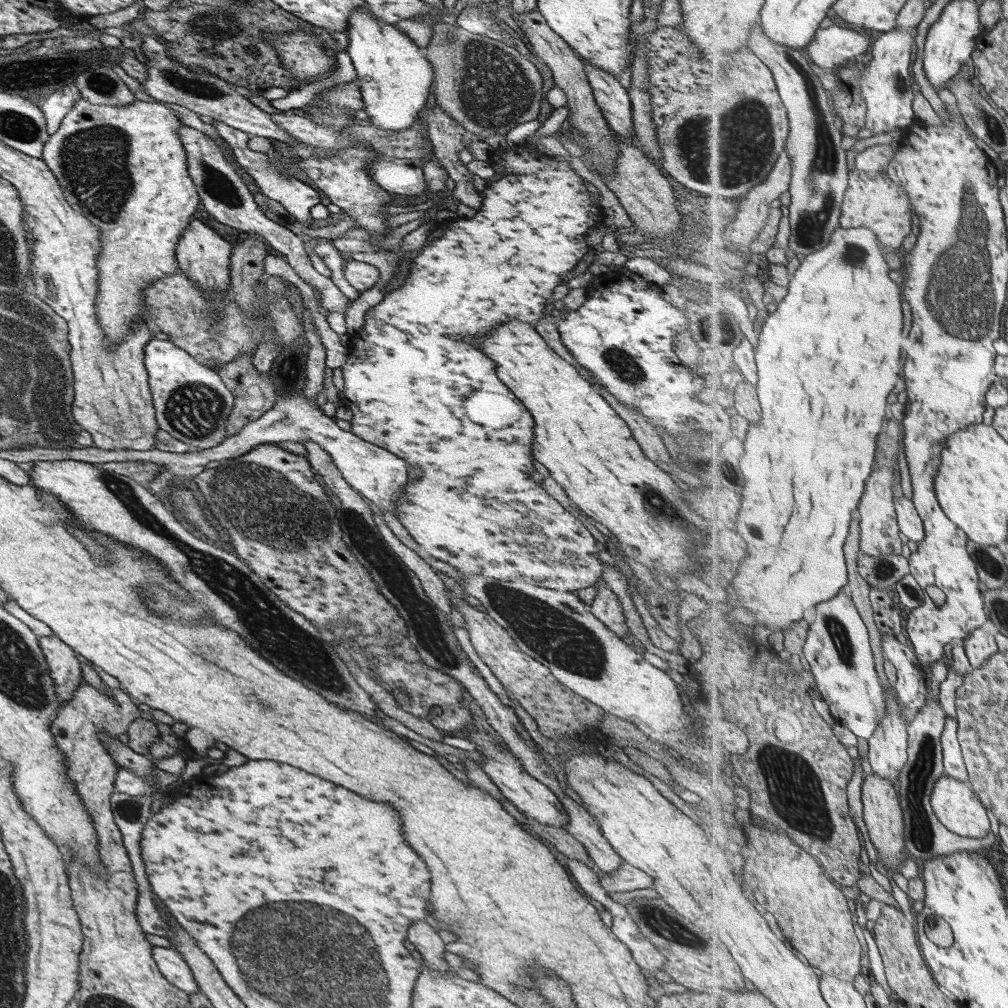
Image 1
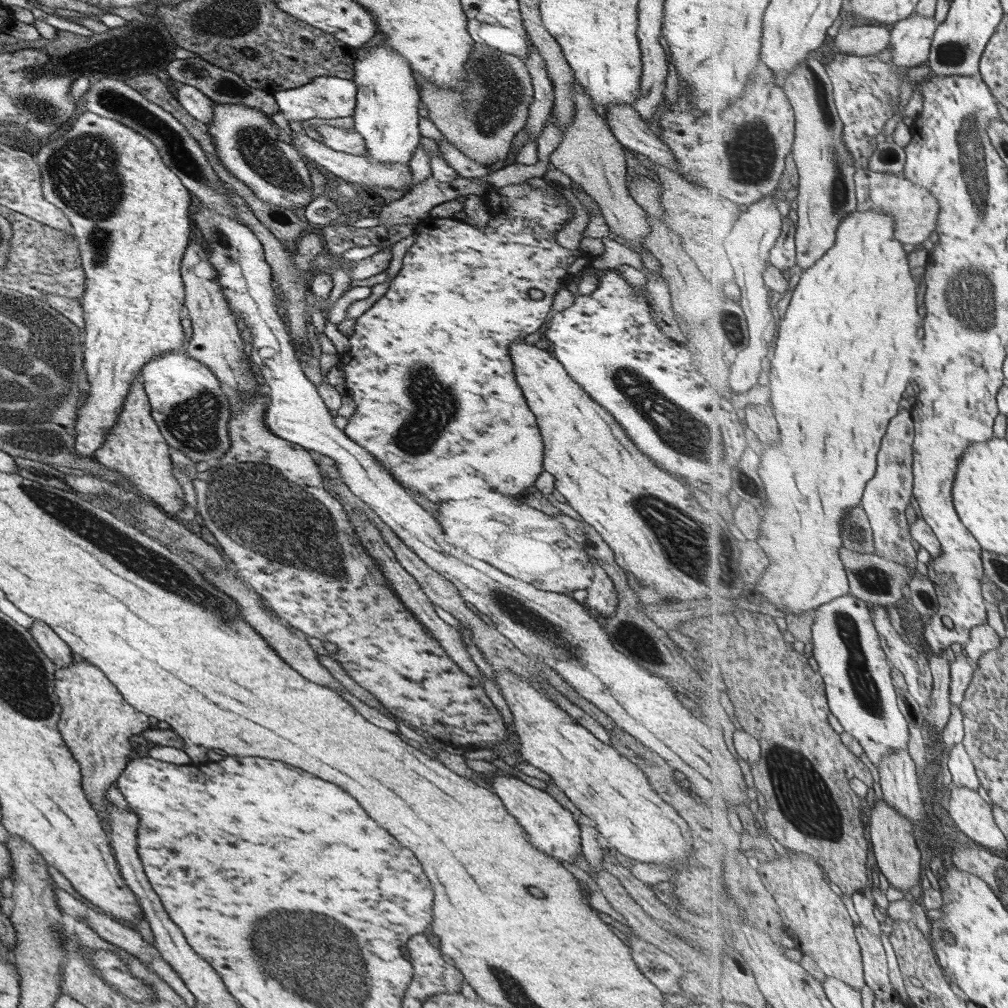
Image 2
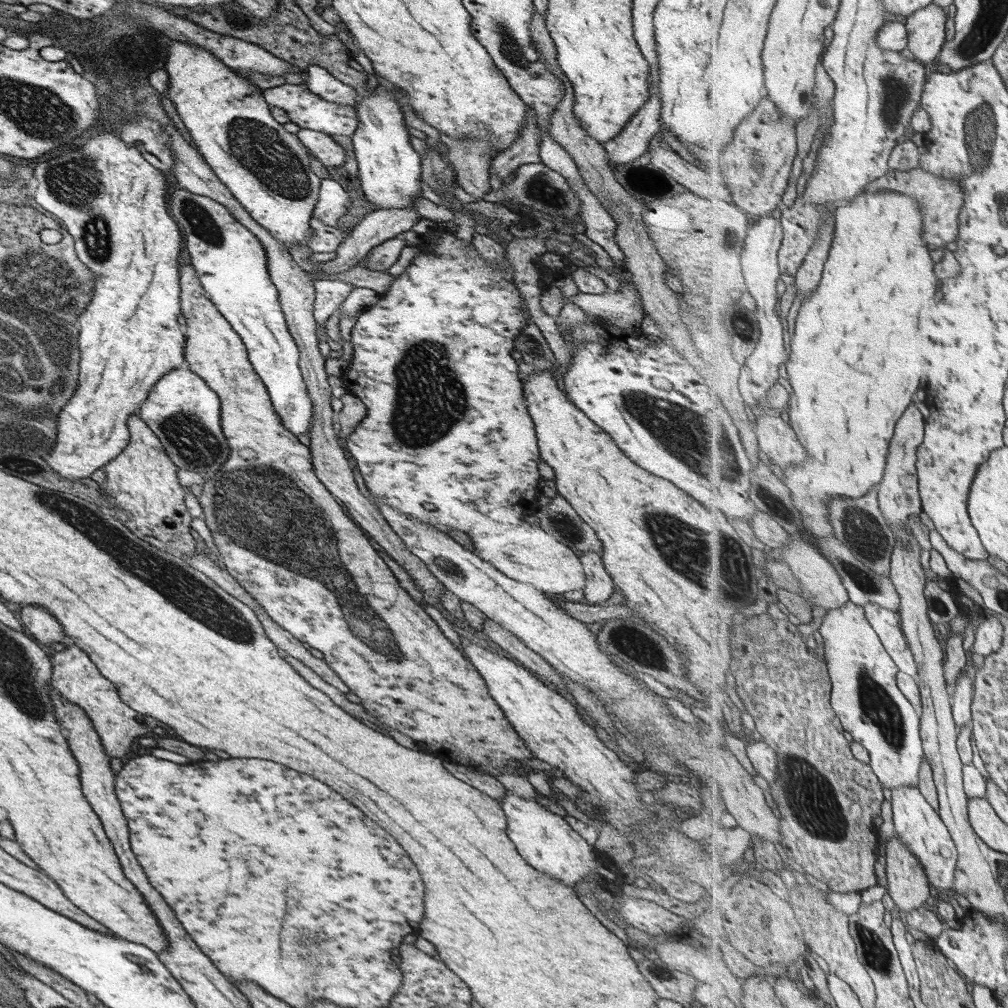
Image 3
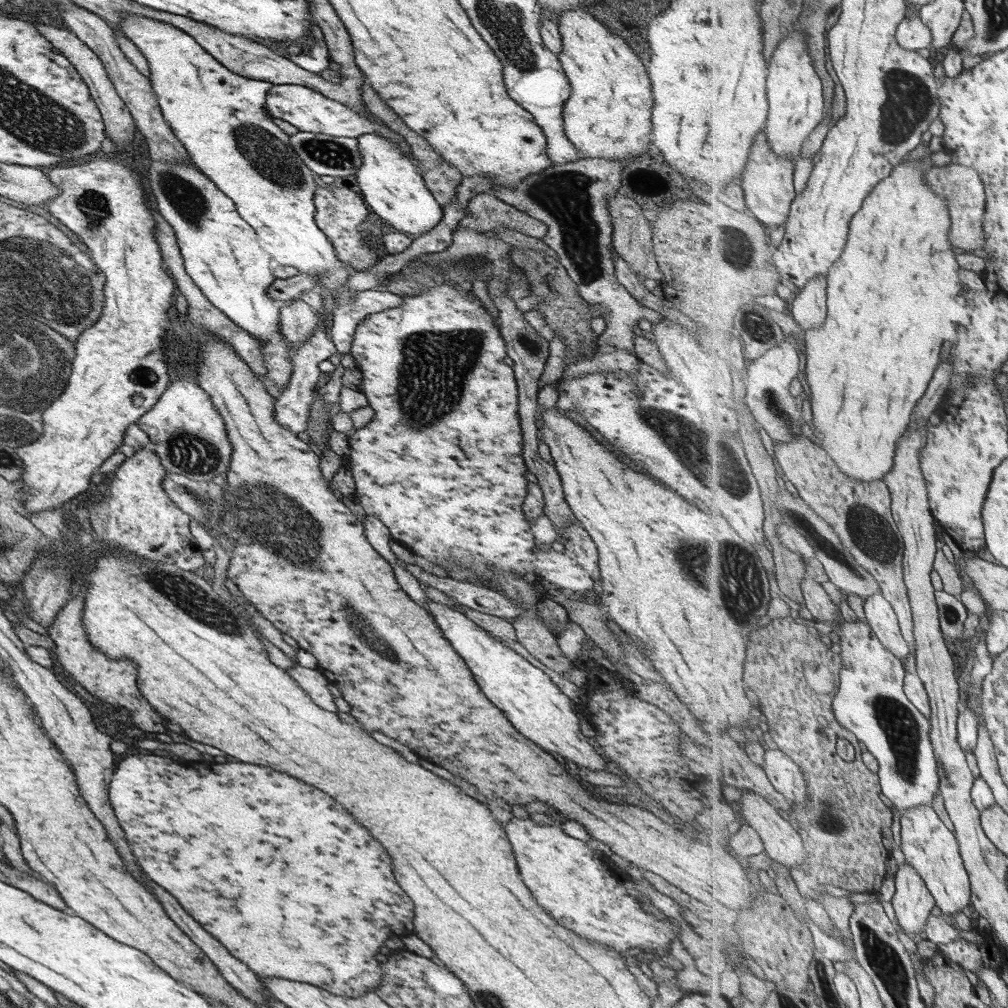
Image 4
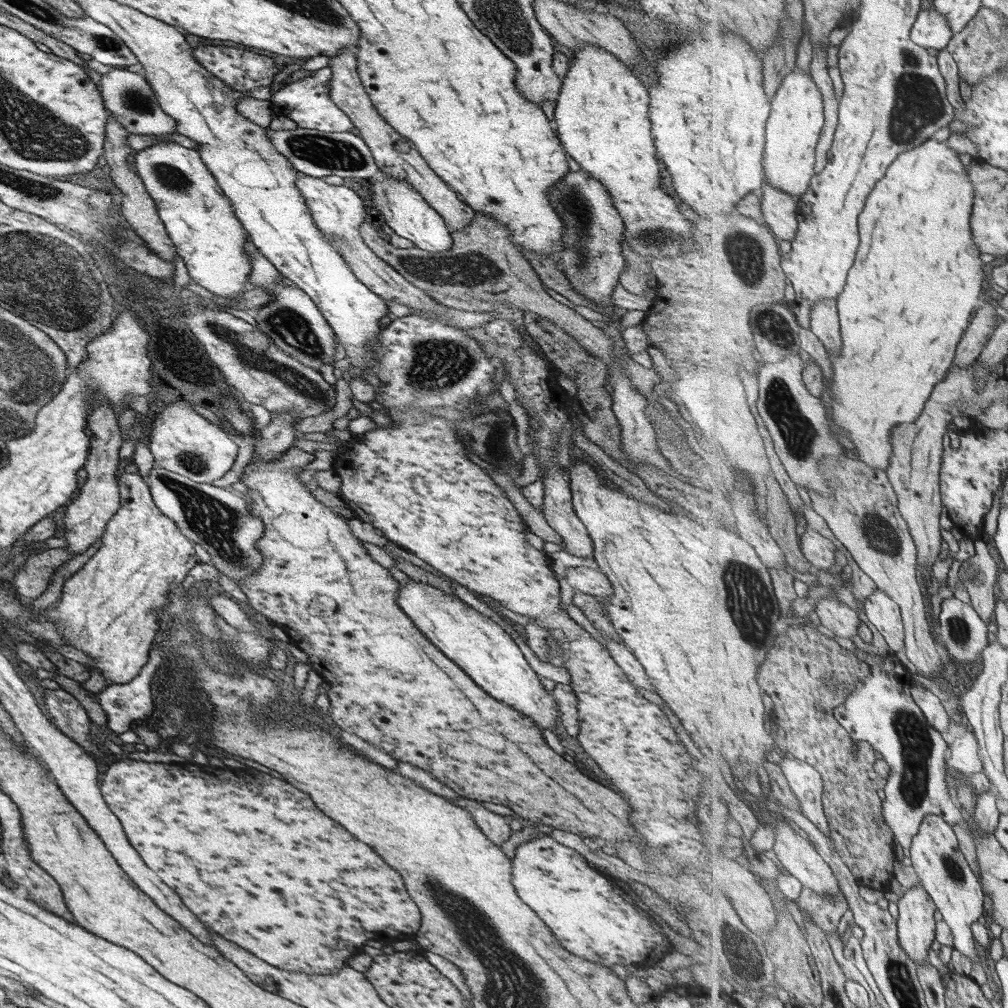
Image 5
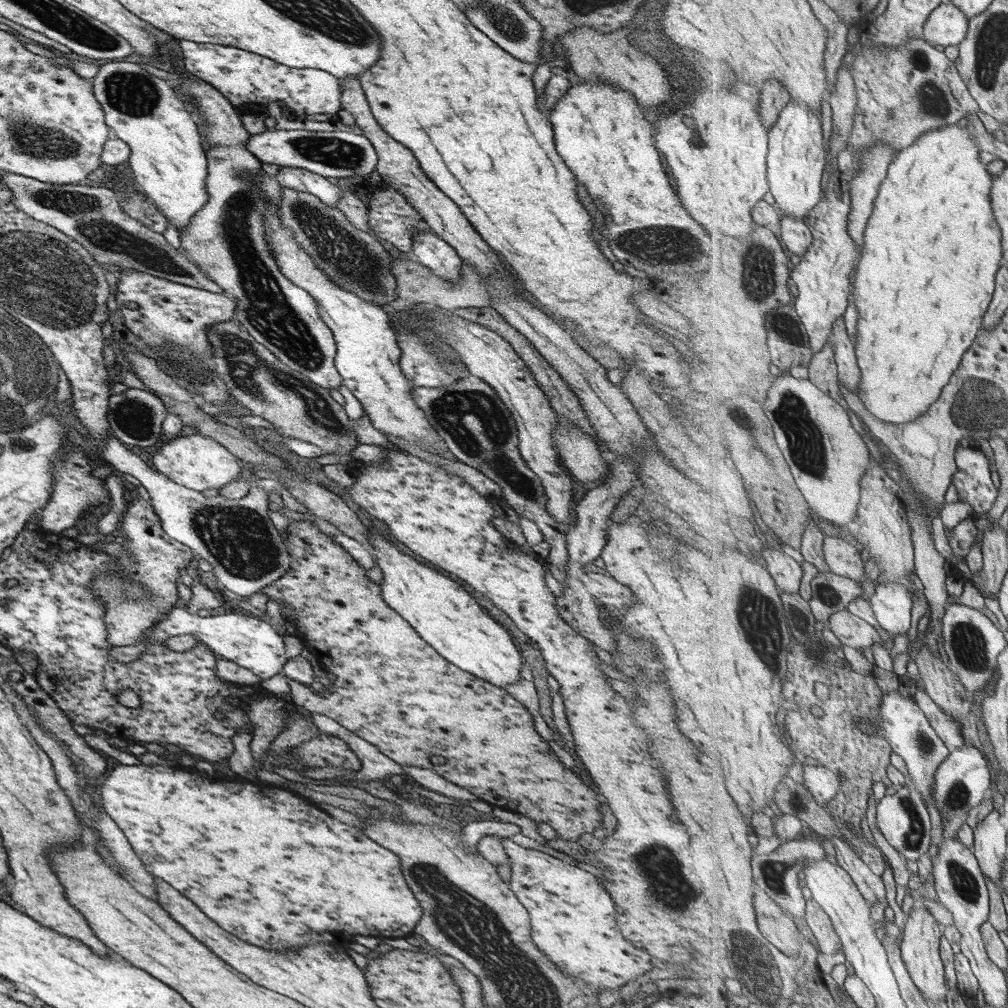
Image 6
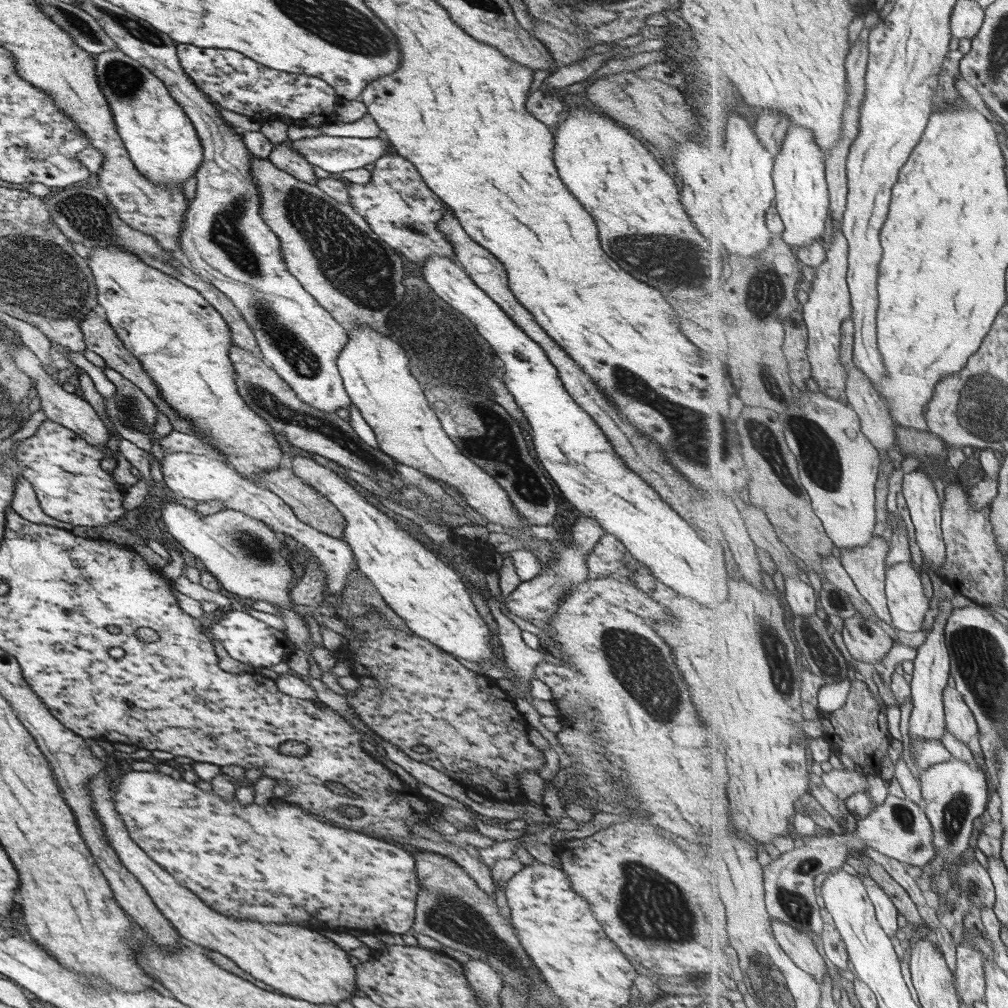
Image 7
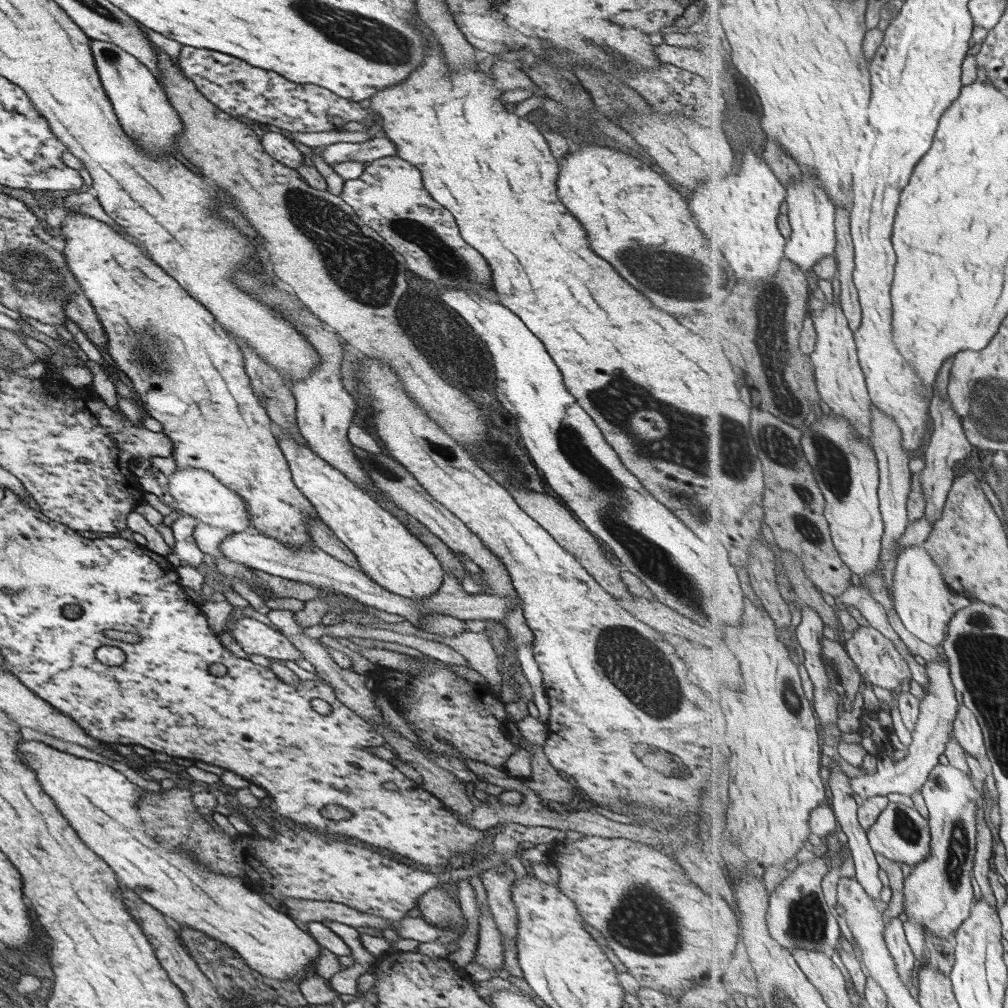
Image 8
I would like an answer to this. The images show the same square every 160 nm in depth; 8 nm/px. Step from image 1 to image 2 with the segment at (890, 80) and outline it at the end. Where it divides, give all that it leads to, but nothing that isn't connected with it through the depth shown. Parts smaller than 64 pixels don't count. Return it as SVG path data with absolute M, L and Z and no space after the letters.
M912 15L891 26L891 64L905 70L927 64L938 25L933 18Z

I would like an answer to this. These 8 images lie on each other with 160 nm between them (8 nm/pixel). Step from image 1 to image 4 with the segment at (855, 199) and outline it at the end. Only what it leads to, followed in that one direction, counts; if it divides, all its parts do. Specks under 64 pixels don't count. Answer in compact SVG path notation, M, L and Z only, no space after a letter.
M951 163L928 170L926 181L937 194L943 195L948 200L952 220L950 239L954 246L966 252L983 249L987 242L984 225L986 186L981 173L973 167Z

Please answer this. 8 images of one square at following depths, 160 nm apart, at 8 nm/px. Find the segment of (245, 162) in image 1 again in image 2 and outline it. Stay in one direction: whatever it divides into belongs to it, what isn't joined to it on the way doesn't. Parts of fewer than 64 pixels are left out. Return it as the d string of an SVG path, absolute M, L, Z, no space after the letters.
M171 77L168 79L168 86L174 88L172 90L174 97L191 118L195 118L195 120L208 126L214 111L212 110L214 102L202 92L199 92L194 86L177 82Z

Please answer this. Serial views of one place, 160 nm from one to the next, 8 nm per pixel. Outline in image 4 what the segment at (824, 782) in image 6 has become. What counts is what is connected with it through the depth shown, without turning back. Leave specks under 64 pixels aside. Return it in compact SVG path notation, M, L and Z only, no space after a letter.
M780 749L765 750L763 756L763 766L767 778L771 780L773 788L785 795L789 801L795 803L805 803L810 798L807 790L807 780L791 756L785 754Z

